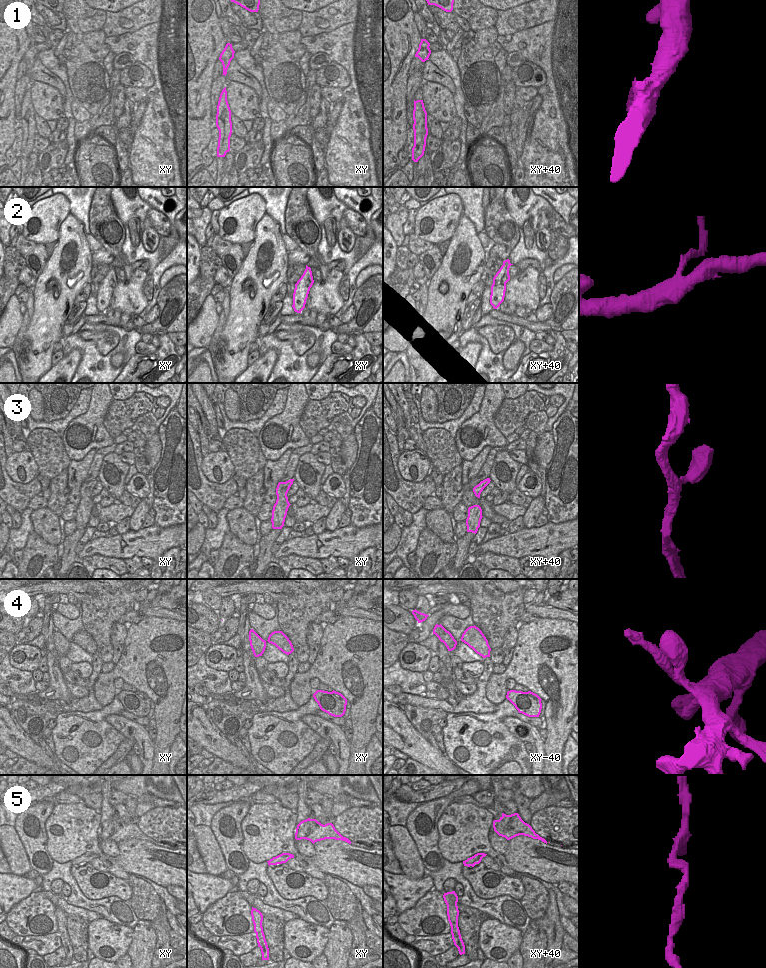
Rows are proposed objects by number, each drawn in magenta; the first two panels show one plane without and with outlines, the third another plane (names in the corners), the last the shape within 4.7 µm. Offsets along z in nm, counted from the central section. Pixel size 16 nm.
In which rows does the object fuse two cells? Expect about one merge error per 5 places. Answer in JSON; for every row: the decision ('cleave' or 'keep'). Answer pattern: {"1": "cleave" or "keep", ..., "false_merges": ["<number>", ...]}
{"1": "keep", "2": "cleave", "3": "keep", "4": "keep", "5": "keep", "false_merges": ["2"]}

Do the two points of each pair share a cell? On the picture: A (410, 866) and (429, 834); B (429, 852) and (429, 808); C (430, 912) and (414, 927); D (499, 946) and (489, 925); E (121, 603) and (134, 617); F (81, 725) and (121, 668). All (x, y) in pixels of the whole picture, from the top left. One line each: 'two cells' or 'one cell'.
A: two cells
B: one cell
C: one cell
D: one cell
E: two cells
F: two cells

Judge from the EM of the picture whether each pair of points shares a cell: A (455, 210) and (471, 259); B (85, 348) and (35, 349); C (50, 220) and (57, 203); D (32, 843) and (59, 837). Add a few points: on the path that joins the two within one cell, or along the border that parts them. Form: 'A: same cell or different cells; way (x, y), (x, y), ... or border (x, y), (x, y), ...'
A: different cells; border (462, 214), (453, 235), (449, 239)
B: different cells; border (63, 336), (61, 341)
C: same cell; way (50, 216), (50, 213), (56, 207)
D: different cells; border (48, 816), (45, 822), (47, 852), (53, 859)

